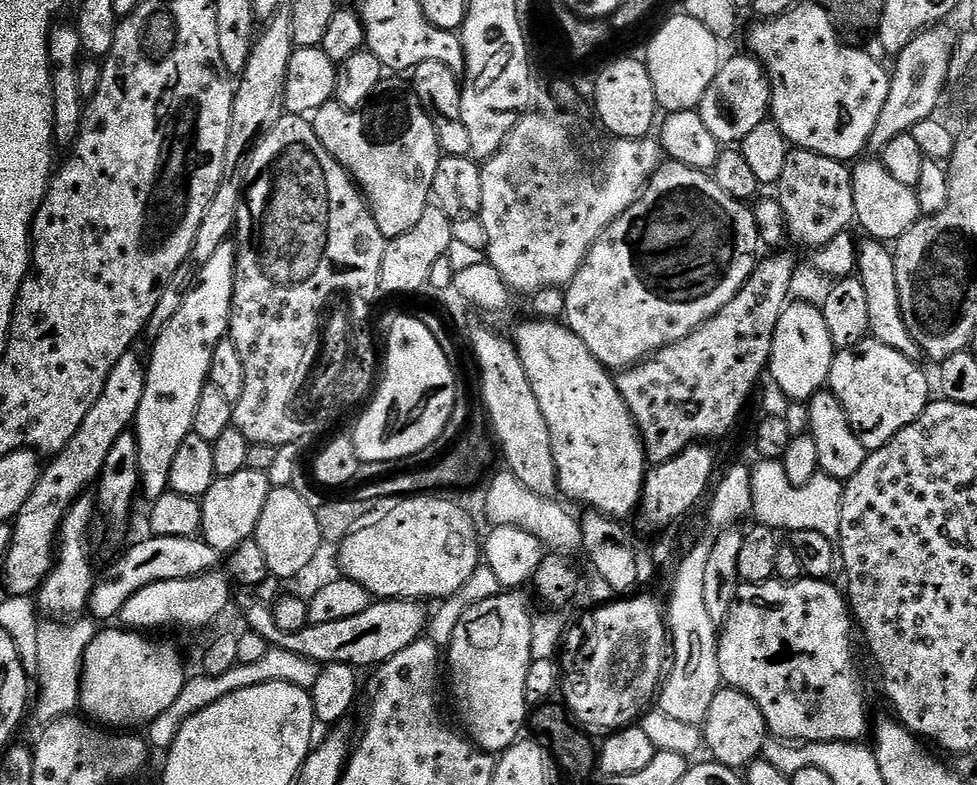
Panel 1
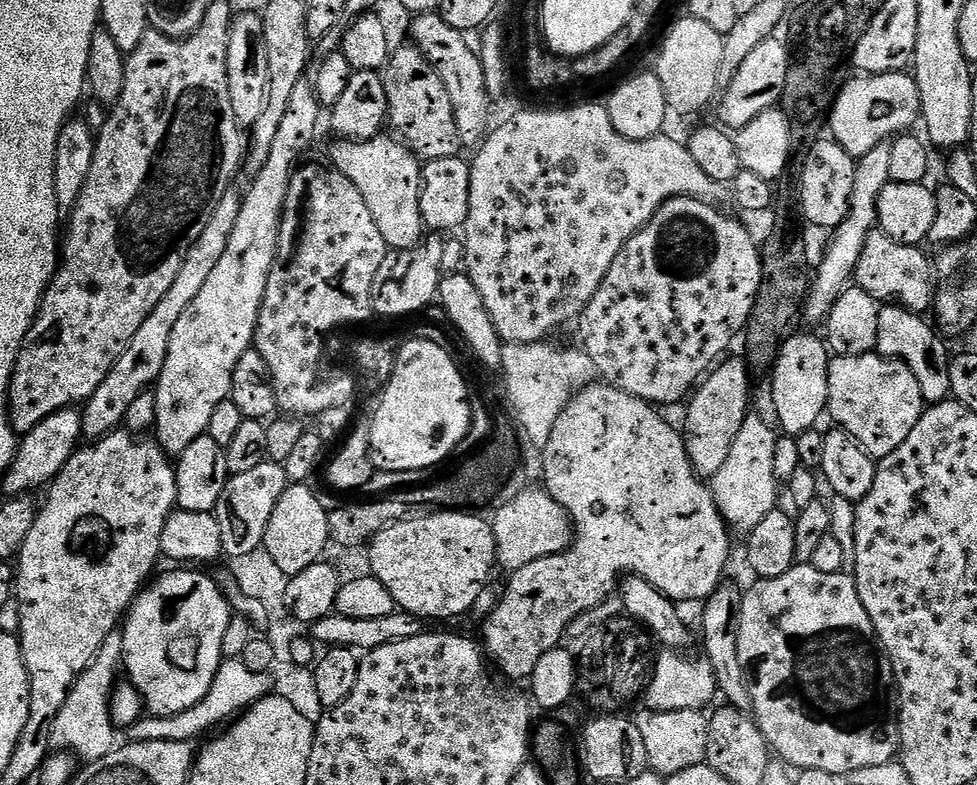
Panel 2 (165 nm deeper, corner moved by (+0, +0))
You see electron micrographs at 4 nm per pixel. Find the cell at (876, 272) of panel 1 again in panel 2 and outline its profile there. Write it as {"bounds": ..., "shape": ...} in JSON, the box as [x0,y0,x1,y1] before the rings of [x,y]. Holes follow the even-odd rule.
{"bounds":[876,307,952,406],"shape":[[[881,307],[878,314],[876,352],[892,360],[901,360],[910,370],[910,374],[914,374],[914,379],[918,381],[925,405],[931,406],[949,399],[952,356],[947,346],[944,345],[943,338],[945,337],[931,323],[928,325],[924,319],[923,315],[911,312],[909,308]]]}

